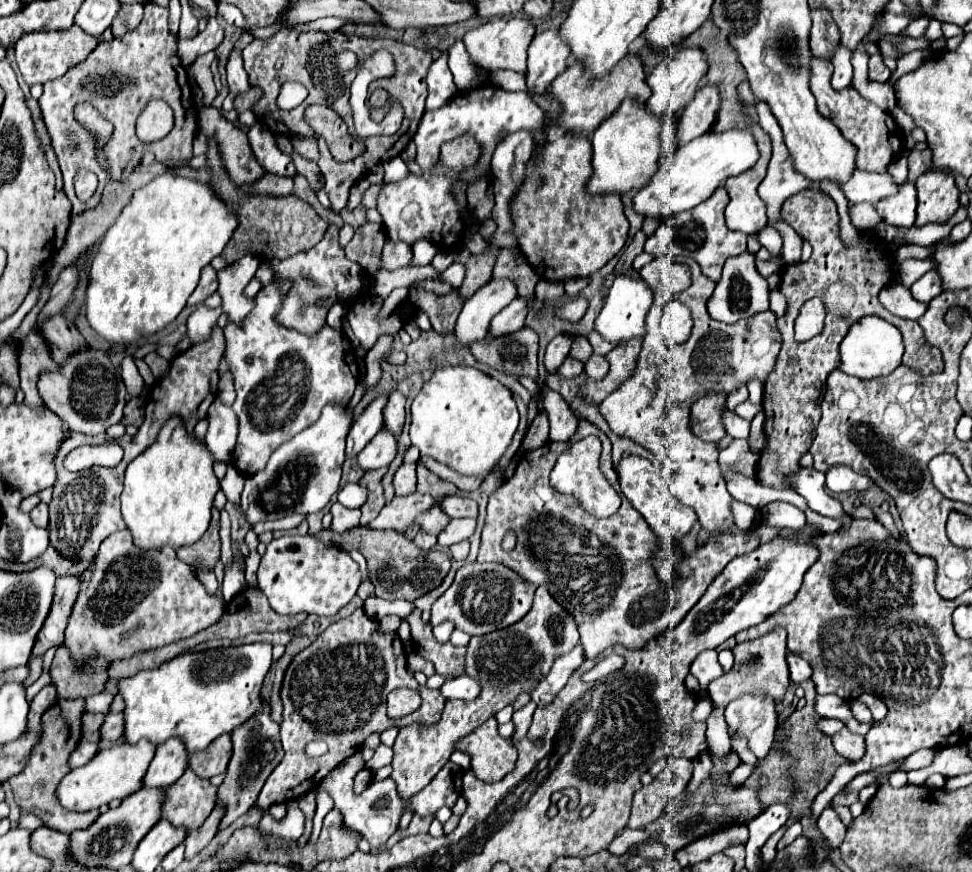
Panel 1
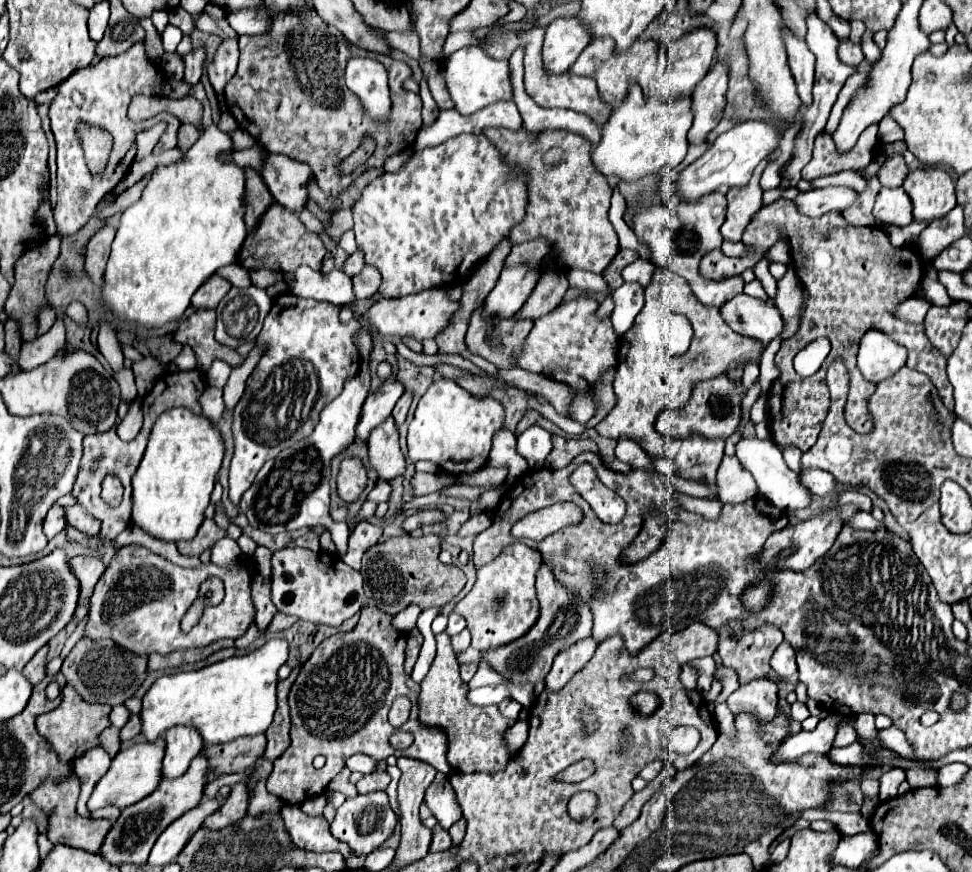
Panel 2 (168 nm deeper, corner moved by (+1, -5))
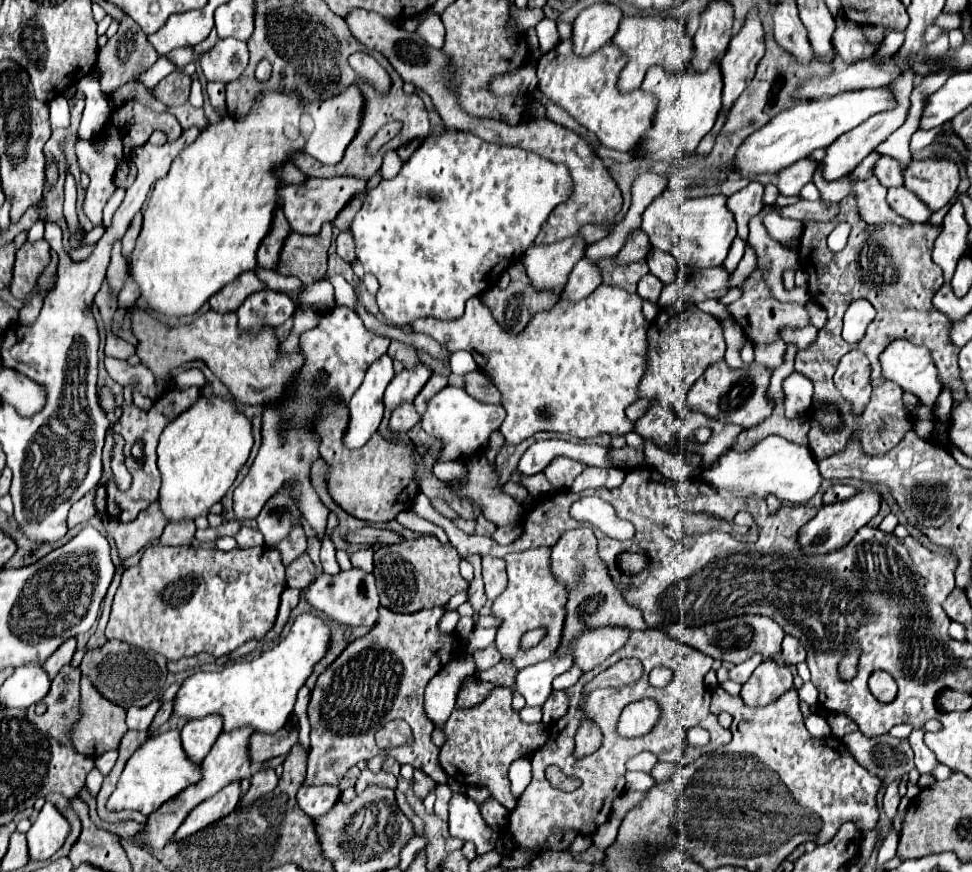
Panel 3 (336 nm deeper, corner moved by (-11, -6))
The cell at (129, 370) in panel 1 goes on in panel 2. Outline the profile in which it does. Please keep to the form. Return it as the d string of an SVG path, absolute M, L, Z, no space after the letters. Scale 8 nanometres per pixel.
M101 324L99 336L97 336L97 344L99 344L99 350L105 352L105 358L107 358L109 366L115 372L119 372L123 368L123 352L121 352L121 344L117 340L117 334L115 334L113 326Z

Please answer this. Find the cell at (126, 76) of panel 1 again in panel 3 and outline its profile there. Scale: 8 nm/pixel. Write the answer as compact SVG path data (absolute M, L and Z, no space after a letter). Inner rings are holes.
M129 101L125 103L121 109L115 111L113 119L109 121L109 125L105 127L103 131L103 149L97 151L95 149L95 141L77 141L75 149L77 149L77 157L79 157L79 167L83 173L89 175L91 183L87 187L87 197L85 197L85 203L83 203L83 211L85 215L89 217L89 221L93 223L94 226L101 225L103 223L103 217L101 217L101 211L107 203L107 199L113 195L115 191L115 185L113 185L113 173L115 173L115 167L131 155L131 151L135 147L141 147L143 143L147 143L147 137L151 135L153 129L161 129L169 141L175 141L179 135L181 135L181 127L177 123L175 117L171 115L165 115L165 113L155 113L151 111L149 107L137 103L137 101ZM115 117L121 117L121 123L119 119Z

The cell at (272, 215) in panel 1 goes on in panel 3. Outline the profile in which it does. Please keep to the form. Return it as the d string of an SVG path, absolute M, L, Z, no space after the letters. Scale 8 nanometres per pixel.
M323 225L317 237L295 235L287 237L287 243L281 251L279 273L295 275L303 283L313 283L321 279L327 271L327 251L331 245L333 231L331 225Z

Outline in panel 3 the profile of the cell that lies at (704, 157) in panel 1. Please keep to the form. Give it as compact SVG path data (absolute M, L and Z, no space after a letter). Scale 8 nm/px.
M891 87L826 95L817 100L797 103L795 107L781 111L773 121L763 125L739 147L737 157L733 159L735 175L747 177L747 175L761 175L761 173L777 173L793 165L795 161L805 159L815 149L829 147L839 135L855 129L875 113L891 111L895 105L897 101Z

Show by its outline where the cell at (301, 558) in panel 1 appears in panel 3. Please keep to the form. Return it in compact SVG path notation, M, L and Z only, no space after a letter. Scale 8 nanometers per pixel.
M351 569L341 571L339 575L321 575L315 583L311 583L305 591L307 601L325 617L339 621L343 625L369 625L377 623L377 609L379 609L379 595L375 587L375 577L371 573Z

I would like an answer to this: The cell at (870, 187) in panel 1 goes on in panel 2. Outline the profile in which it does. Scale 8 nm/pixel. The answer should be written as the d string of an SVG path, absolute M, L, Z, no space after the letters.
M831 186L831 188L803 192L795 198L795 204L799 206L799 210L803 210L803 214L817 218L831 210L843 212L851 208L857 202L857 198L859 198L859 192L849 186Z

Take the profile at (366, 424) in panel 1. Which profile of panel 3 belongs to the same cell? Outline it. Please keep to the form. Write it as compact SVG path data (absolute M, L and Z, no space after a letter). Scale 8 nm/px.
M419 363L411 369L403 369L399 375L393 377L385 391L385 407L395 409L401 401L413 401L431 375L433 371L425 363Z

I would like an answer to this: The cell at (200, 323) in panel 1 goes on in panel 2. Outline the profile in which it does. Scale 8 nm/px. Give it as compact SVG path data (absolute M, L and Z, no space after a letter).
M183 346L183 350L179 352L179 356L175 358L175 368L177 370L193 370L197 364L197 358L195 358L195 352L191 346Z

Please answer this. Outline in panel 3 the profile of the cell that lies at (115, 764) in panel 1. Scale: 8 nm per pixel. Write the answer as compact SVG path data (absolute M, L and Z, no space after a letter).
M177 729L159 733L149 737L127 761L125 771L121 773L121 779L117 783L117 789L111 793L107 801L109 811L139 811L145 817L149 817L153 811L157 811L163 803L177 797L181 791L185 791L189 785L199 783L201 779L201 763L193 763L183 747L181 747L181 733Z

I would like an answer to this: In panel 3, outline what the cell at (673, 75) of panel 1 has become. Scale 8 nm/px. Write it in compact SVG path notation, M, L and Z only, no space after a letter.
M711 1L699 17L699 29L693 37L695 53L691 65L695 69L707 69L719 61L733 37L733 7L727 1Z

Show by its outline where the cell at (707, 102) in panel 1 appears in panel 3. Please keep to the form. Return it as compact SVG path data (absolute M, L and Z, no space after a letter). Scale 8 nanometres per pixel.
M753 7L743 27L733 35L725 57L719 61L723 71L723 109L729 109L735 99L743 93L747 83L751 83L757 63L765 53L765 35L759 19L757 7Z

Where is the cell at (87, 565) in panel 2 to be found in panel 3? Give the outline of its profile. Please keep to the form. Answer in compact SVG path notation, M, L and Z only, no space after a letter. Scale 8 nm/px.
M155 501L151 507L141 511L139 517L131 523L119 523L117 519L111 519L109 515L103 517L105 531L107 531L107 535L111 535L115 539L121 559L135 555L147 543L151 543L153 539L159 539L167 523L169 523L167 517L161 515L159 501Z

